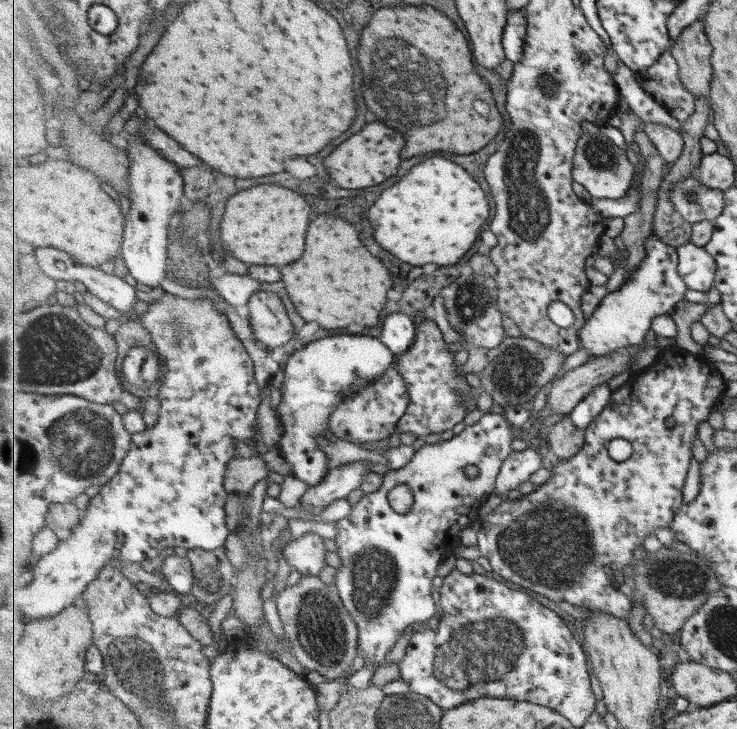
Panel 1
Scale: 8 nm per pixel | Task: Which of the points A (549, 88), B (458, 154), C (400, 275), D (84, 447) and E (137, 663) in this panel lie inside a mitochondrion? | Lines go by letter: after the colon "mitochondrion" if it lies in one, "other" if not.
A: mitochondrion
B: other
C: other
D: mitochondrion
E: mitochondrion

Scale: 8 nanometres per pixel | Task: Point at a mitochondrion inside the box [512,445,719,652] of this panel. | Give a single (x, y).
(678, 579)

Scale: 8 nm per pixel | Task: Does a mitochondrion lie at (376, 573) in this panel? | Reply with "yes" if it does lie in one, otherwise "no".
yes

